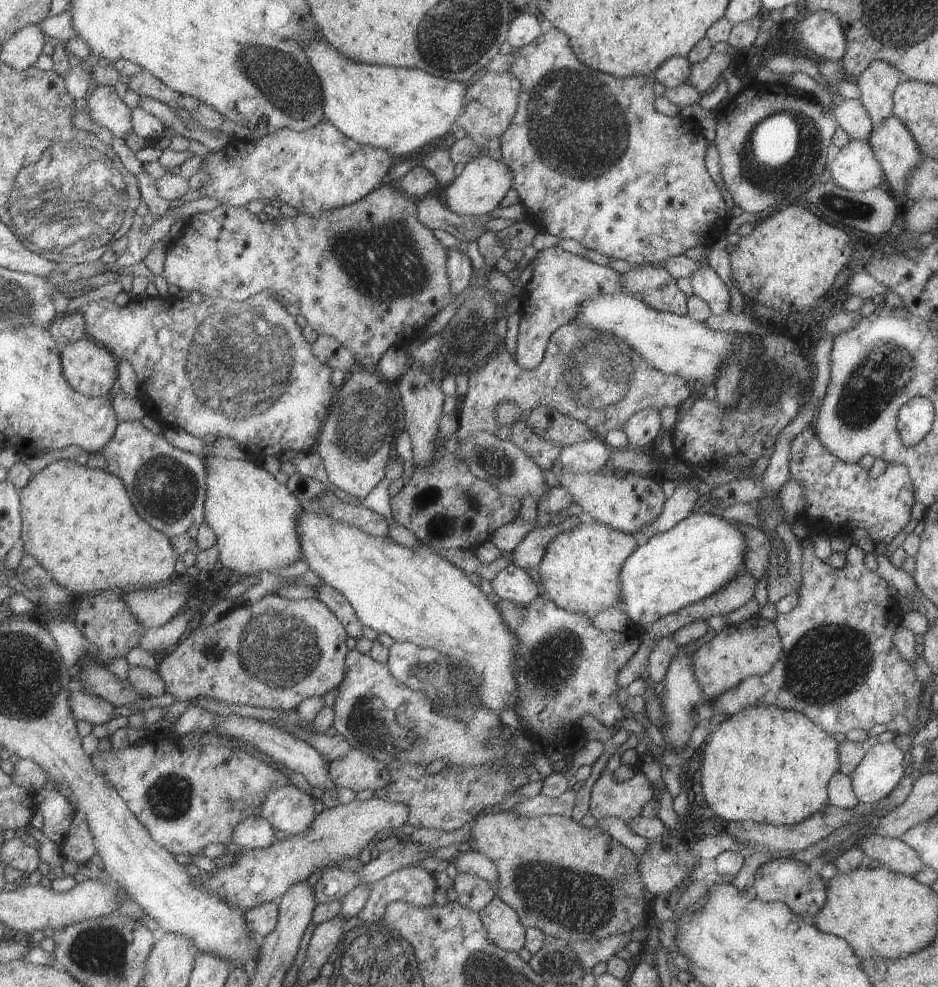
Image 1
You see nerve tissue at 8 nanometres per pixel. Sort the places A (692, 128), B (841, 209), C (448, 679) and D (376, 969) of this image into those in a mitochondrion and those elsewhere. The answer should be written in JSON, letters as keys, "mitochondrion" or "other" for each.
{"A":"other","B":"mitochondrion","C":"mitochondrion","D":"mitochondrion"}

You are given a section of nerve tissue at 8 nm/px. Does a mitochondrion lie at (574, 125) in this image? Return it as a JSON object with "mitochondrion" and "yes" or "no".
{"mitochondrion":"yes"}

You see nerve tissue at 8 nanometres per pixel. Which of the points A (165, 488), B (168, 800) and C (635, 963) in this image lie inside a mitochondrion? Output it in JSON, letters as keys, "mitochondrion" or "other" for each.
{"A":"mitochondrion","B":"mitochondrion","C":"other"}

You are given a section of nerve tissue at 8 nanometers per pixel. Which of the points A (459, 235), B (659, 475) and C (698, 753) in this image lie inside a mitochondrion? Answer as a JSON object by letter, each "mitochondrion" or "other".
{"A":"other","B":"other","C":"other"}

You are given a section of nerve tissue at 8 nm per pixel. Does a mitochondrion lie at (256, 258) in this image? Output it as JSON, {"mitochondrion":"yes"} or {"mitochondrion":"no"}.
{"mitochondrion":"no"}

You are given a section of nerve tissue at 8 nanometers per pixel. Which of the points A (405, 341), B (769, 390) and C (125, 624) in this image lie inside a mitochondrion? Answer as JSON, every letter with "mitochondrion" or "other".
{"A":"other","B":"mitochondrion","C":"mitochondrion"}

